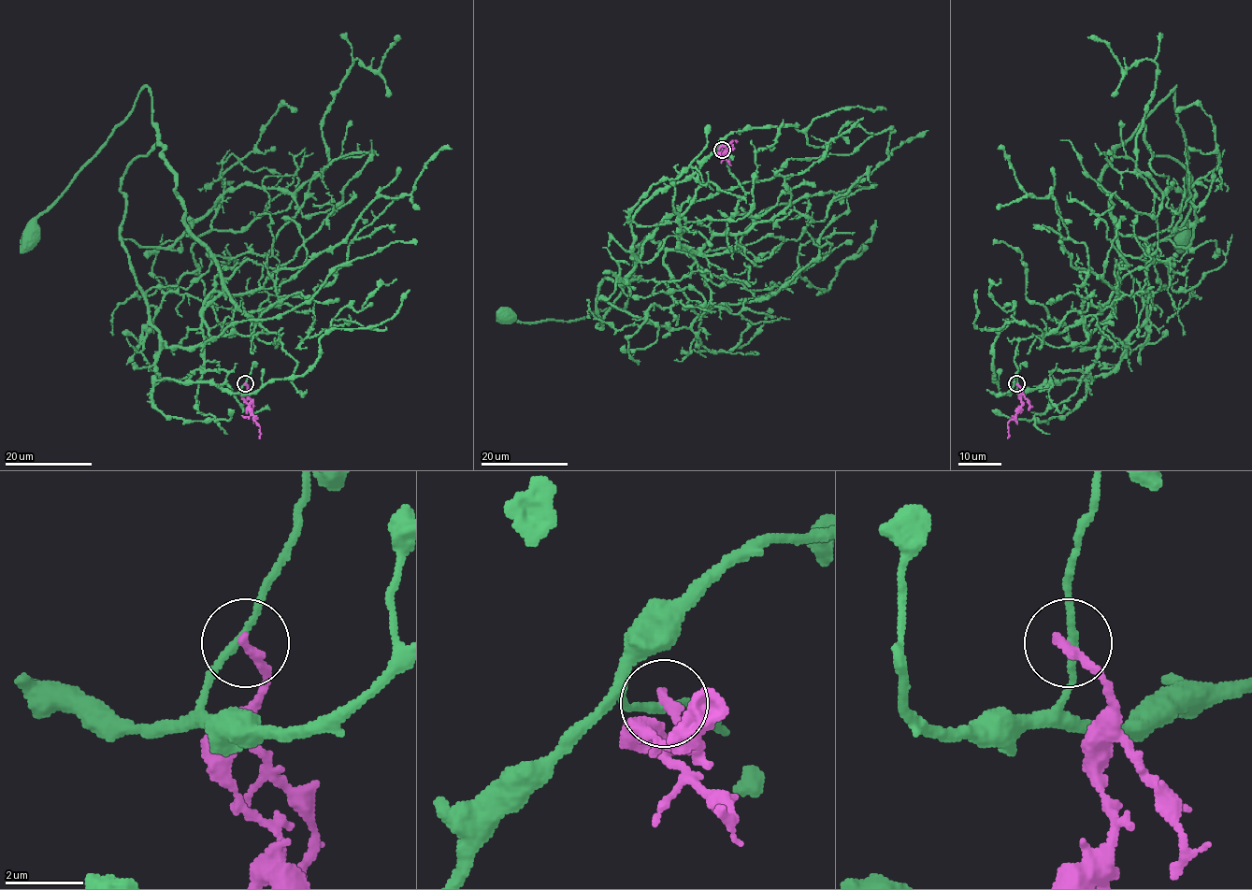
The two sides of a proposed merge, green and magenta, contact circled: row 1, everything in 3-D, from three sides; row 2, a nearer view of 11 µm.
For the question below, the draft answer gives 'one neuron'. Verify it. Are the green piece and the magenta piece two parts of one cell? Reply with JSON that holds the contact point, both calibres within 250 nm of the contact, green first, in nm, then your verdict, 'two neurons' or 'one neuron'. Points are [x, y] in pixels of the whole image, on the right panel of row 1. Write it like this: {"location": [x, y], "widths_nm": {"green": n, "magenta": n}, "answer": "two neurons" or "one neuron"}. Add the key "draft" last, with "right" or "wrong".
{"location": [1016, 383], "widths_nm": {"green": 180, "magenta": 260}, "answer": "two neurons", "draft": "wrong"}

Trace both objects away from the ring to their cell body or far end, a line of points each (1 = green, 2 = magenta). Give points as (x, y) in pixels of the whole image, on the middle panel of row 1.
1: (721, 150), (680, 217), (678, 242), (699, 251), (652, 233), (624, 308), (503, 314)
2: (722, 150), (723, 154), (720, 153), (726, 153), (735, 140)

